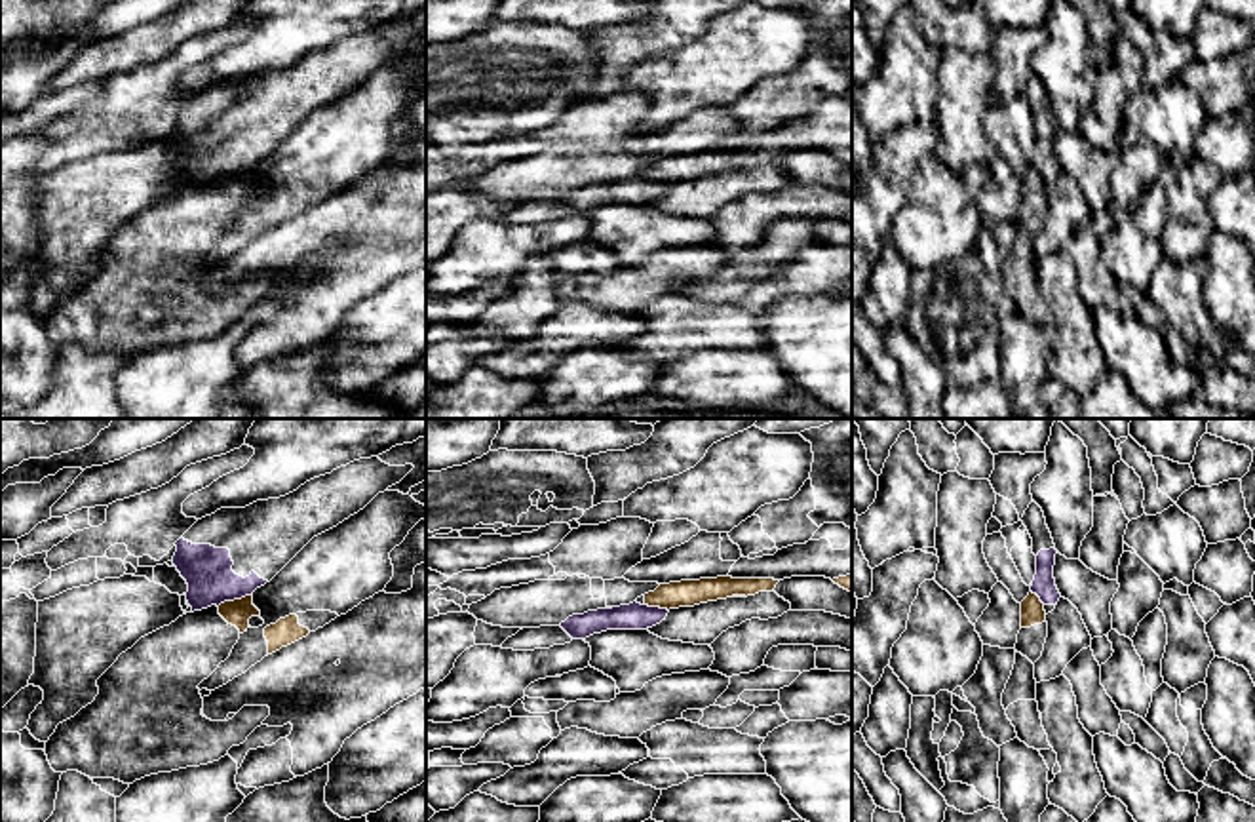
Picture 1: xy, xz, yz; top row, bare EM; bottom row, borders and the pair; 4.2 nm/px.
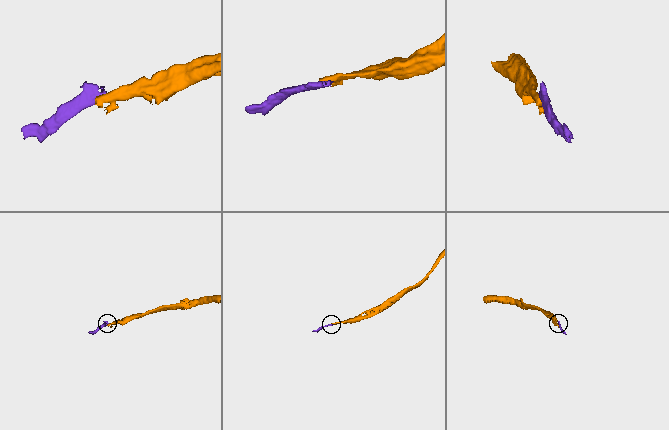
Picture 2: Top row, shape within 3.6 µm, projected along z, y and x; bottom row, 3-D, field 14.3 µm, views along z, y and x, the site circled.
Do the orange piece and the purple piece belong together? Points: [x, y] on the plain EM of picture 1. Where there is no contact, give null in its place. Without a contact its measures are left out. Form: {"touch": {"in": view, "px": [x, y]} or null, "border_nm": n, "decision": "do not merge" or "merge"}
{"touch": {"in": "xy", "px": [234, 174]}, "border_nm": 160, "decision": "do not merge"}

